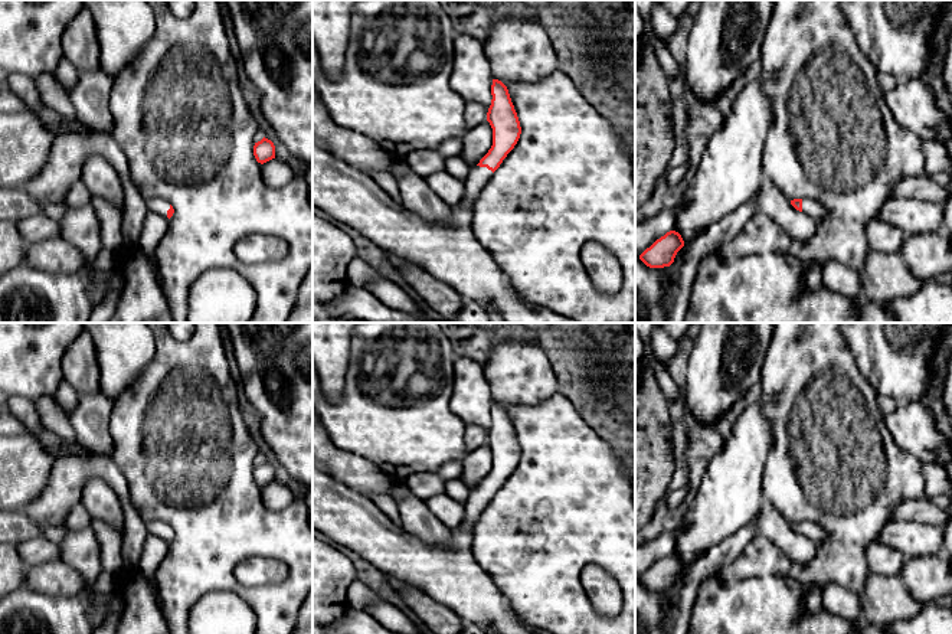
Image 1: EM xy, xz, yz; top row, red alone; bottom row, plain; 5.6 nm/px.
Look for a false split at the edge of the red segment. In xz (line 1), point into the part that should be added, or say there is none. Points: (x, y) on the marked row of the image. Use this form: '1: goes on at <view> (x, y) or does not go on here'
1: goes on at xz (451, 254)

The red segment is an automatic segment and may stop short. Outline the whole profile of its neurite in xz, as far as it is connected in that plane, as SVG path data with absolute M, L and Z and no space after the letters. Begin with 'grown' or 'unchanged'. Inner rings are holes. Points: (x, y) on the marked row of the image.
grown; M493 79L491 95L487 121L493 128L493 146L480 163L471 167L468 177L464 180L464 199L452 209L449 226L429 223L410 213L403 205L393 202L369 173L356 170L315 143L313 143L313 205L356 229L383 251L389 251L403 261L418 264L435 280L458 291L465 301L472 300L484 307L493 305L500 311L506 323L576 323L539 304L523 301L514 293L491 254L472 233L474 200L514 148L521 134L520 121L507 86L501 81Z

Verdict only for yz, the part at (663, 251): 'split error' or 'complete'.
complete

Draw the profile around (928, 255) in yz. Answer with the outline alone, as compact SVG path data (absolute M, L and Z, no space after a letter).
M946 232L907 235L899 252L910 272L922 281L952 272L952 245Z

